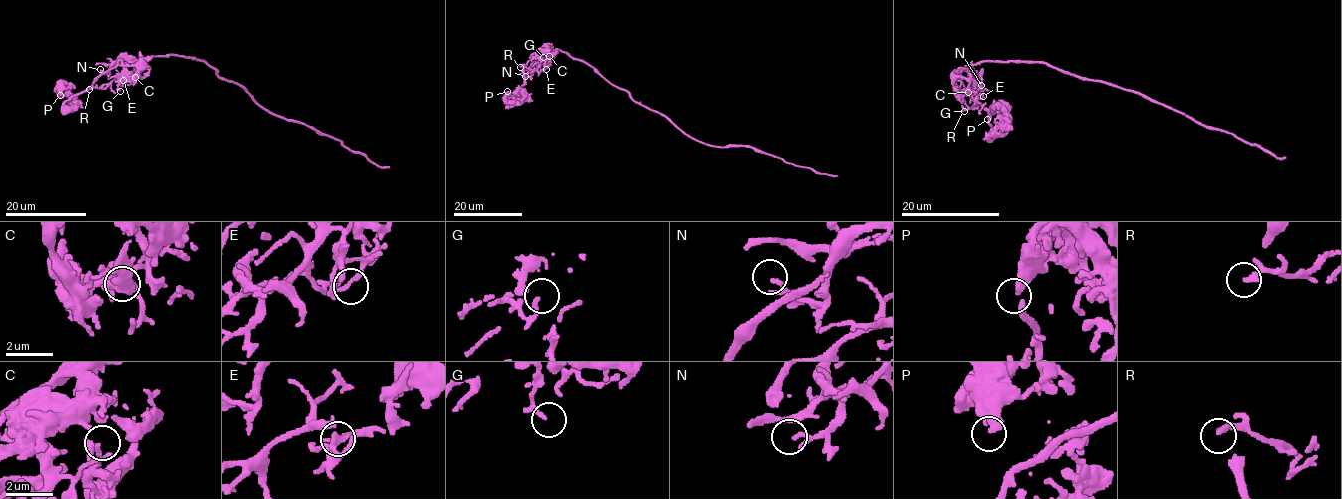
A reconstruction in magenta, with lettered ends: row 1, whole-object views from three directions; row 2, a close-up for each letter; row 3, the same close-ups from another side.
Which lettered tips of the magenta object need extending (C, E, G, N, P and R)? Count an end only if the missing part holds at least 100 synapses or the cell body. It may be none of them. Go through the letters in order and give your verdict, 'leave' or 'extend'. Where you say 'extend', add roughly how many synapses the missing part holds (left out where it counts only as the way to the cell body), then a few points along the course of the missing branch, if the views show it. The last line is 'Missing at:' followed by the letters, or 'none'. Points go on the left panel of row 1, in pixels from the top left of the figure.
C: leave
E: leave
G: leave
N: leave
P: leave
R: leave
Missing at: none

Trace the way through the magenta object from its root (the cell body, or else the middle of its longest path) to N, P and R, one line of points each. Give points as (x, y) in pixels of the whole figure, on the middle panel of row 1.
N: (627, 92), (606, 81), (593, 67), (557, 50), (552, 50), (538, 67), (530, 69), (531, 75), (525, 76)
P: (627, 92), (582, 61), (543, 46), (530, 55), (524, 81), (513, 92), (522, 95), (507, 91)
R: (627, 92), (611, 84), (582, 61), (546, 46), (536, 69), (520, 67)

